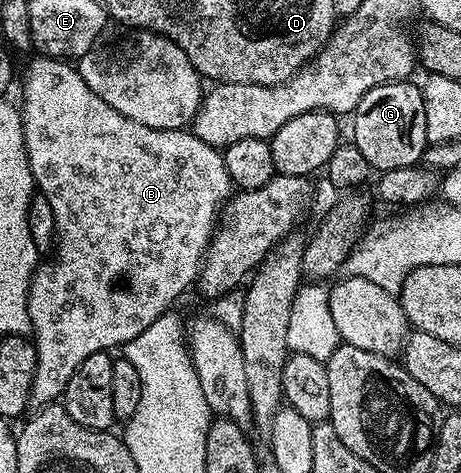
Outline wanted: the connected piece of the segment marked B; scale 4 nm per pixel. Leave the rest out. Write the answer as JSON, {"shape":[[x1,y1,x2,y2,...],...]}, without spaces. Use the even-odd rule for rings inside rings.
{"shape":[[36,57,25,67,25,88,21,91,21,124,23,125,23,137,27,149,27,159,31,165,33,182,36,190,51,201,51,209,55,212,55,254,40,264,33,272,33,280,28,287,27,309,29,314,29,326,33,344,37,346,37,365,35,367,35,381,31,385,30,400,38,408,46,407,49,403,56,403,65,394,65,382,91,357,91,353,100,351,112,352,113,347,120,348,129,343,143,329,147,329,160,315,166,314,169,307,189,286,198,282,202,264,205,261,205,253,209,250,209,243,213,239,213,232,219,227,219,212,231,198,234,190,231,177,227,173,224,154,218,148,204,143,200,137,193,134,192,130,168,131,167,129,147,129,147,125,139,125,139,121,131,121,131,117,123,117,116,109,111,109,103,97,95,97,83,81,81,74,77,72,72,62,51,59,48,57]]}

